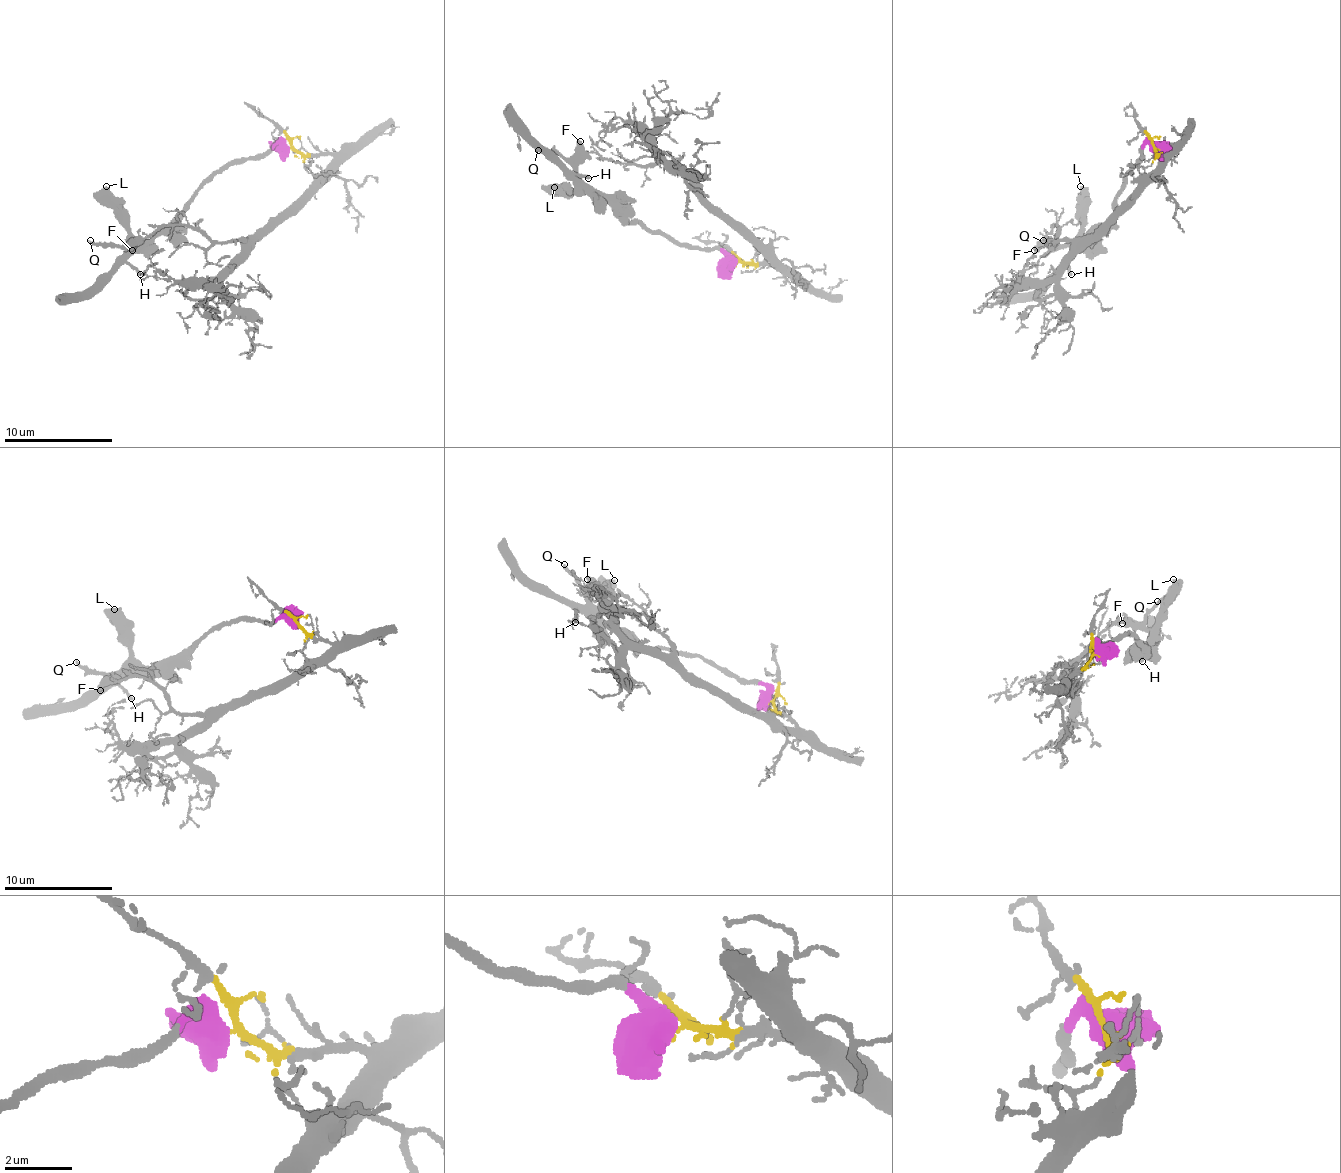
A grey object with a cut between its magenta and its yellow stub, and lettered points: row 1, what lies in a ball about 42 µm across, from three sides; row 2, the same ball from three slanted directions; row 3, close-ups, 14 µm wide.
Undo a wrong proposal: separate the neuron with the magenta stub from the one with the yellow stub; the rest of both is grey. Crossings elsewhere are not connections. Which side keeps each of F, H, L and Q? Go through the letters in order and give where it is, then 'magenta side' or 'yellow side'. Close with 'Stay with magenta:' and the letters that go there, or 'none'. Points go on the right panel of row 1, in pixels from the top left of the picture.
F: (1034, 250) | magenta side
H: (1071, 274) | magenta side
L: (1080, 186) | magenta side
Q: (1043, 240) | magenta side
Stay with magenta: F, H, L, Q

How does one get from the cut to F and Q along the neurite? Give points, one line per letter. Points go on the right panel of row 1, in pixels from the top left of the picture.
F: (1158, 150), (1148, 142), (1115, 196), (1115, 215), (1088, 240), (1069, 245), (1039, 245), (1034, 251)
Q: (1158, 150), (1148, 142), (1115, 196), (1115, 215), (1088, 240), (1050, 245), (1042, 240)

